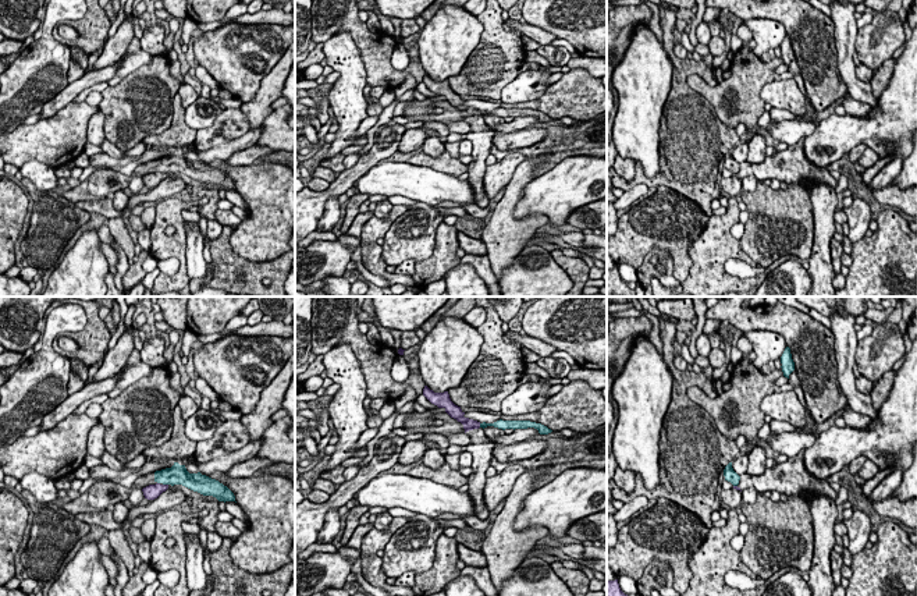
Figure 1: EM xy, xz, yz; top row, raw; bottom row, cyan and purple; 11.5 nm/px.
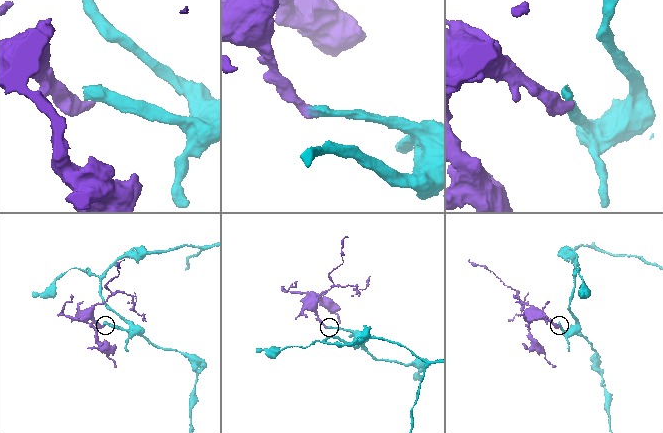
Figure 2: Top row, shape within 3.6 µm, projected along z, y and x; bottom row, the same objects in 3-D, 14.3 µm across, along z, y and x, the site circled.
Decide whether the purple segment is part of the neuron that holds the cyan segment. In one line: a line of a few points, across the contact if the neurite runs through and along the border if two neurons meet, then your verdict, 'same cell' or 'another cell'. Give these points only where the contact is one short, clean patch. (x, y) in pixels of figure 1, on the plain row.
line xy (163, 171), (167, 173); another cell

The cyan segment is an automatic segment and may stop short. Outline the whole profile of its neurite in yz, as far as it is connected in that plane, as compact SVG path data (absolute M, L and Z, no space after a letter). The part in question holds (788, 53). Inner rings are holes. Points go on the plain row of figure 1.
M786 35L782 45L781 45L781 52L782 52L782 60L783 64L789 67L789 63L795 58L795 50L792 47L790 36Z

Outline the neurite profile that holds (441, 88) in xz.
M427 74L423 77L423 84L438 96L463 113L465 121L469 123L470 131L466 134L473 145L472 162L468 164L468 182L473 188L475 203L484 209L488 205L488 198L484 191L486 159L493 148L494 131L488 128L480 110L465 106L461 95L455 93L448 79L434 81Z

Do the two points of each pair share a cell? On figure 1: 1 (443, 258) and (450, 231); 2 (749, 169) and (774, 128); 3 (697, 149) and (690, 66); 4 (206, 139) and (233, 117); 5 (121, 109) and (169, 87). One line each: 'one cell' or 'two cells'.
1: one cell
2: two cells
3: one cell
4: one cell
5: one cell

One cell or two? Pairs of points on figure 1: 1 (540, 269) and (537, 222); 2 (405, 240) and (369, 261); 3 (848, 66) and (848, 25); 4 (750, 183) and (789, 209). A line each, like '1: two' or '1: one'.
1: two
2: two
3: one
4: two

